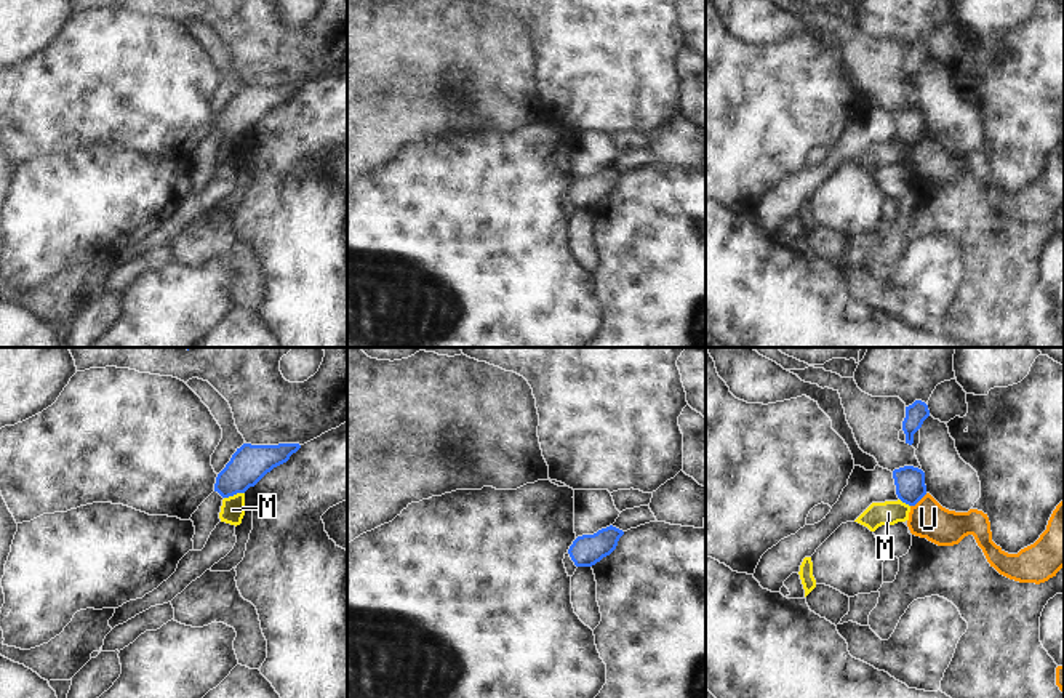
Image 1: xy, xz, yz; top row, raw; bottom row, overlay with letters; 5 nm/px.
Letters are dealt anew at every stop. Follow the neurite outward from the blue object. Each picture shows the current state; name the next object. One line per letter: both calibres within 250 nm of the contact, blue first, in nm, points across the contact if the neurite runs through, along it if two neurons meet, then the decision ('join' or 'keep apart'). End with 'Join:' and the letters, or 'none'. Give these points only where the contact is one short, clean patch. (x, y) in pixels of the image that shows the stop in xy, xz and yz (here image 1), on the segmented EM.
M: 190/120 nm | along xy (244, 492), (224, 498) | keep apart
U: 150/190 nm | along yz (927, 493), (911, 506) | keep apart
Join: none

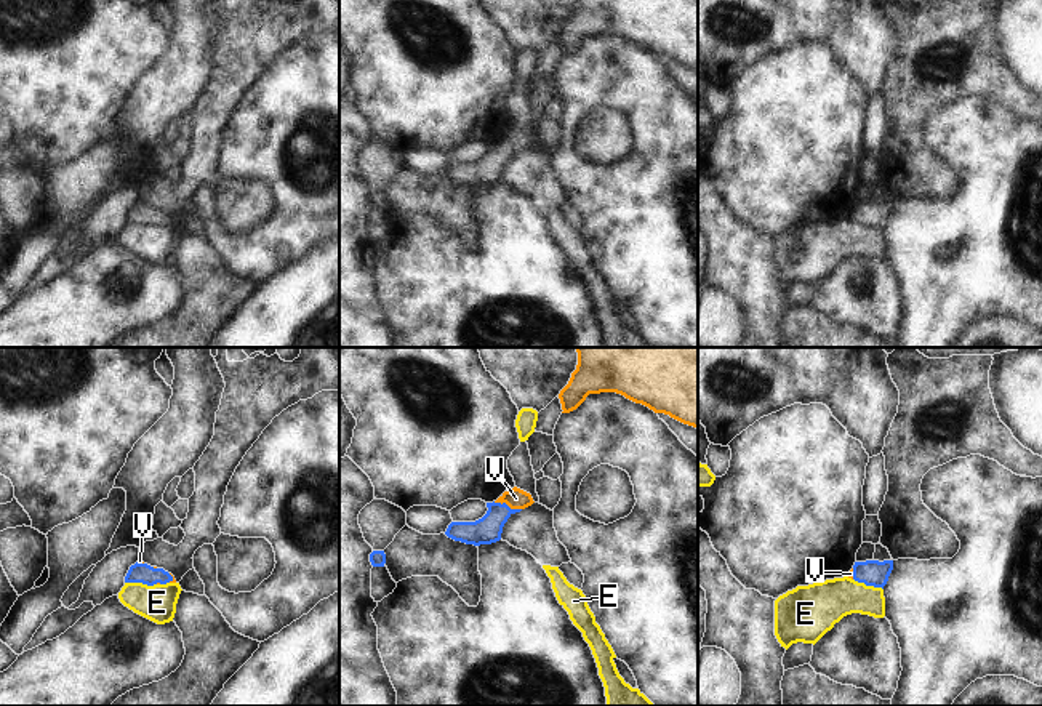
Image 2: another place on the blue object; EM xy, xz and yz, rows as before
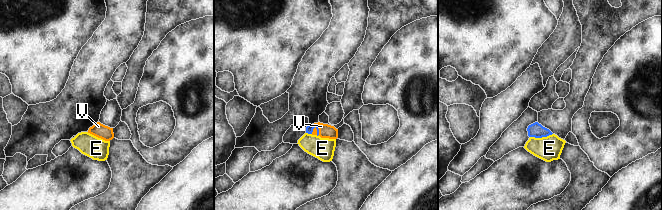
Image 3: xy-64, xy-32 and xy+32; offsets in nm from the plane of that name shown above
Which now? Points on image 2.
E: 100/180 nm | along xy (125, 581), (156, 585) | keep apart
V: 140/110 nm | across xz (488, 529), (506, 505), (516, 498) | join
Join: V

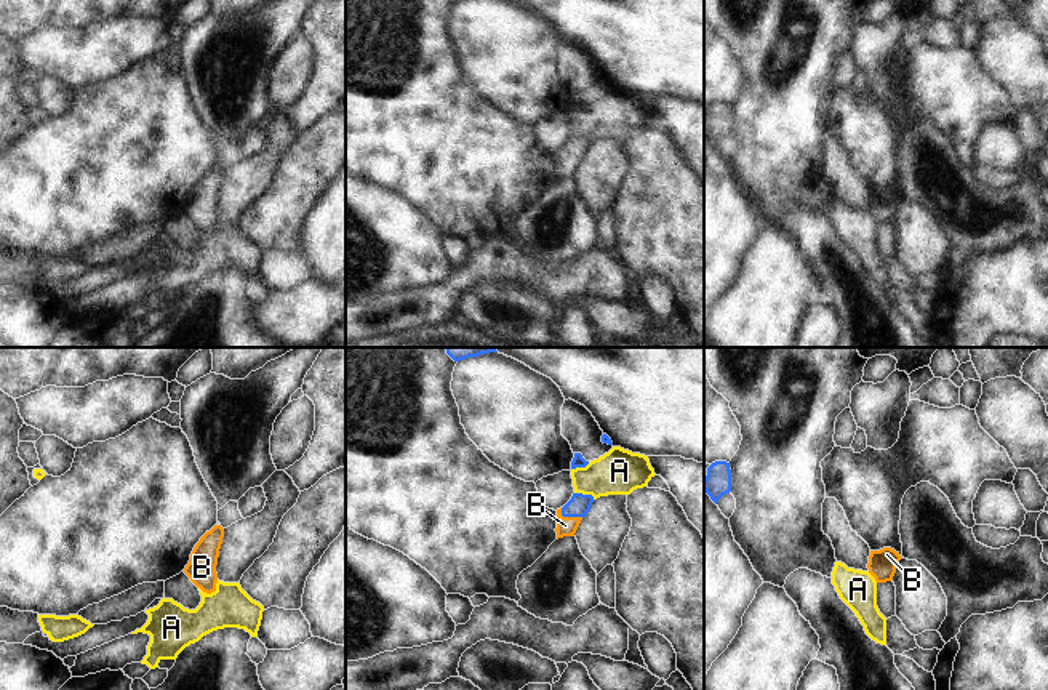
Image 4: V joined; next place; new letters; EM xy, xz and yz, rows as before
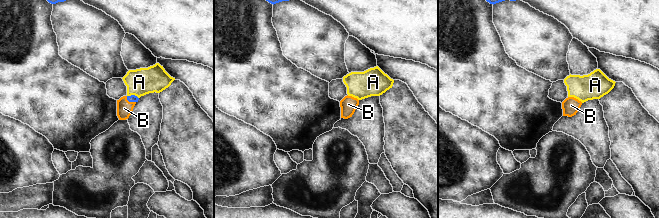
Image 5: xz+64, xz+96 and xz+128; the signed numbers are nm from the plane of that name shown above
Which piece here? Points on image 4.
A: 110/220 nm | keep apart
B: 110/100 nm | across xz (580, 505), (570, 516), (565, 525) | join
Join: B

